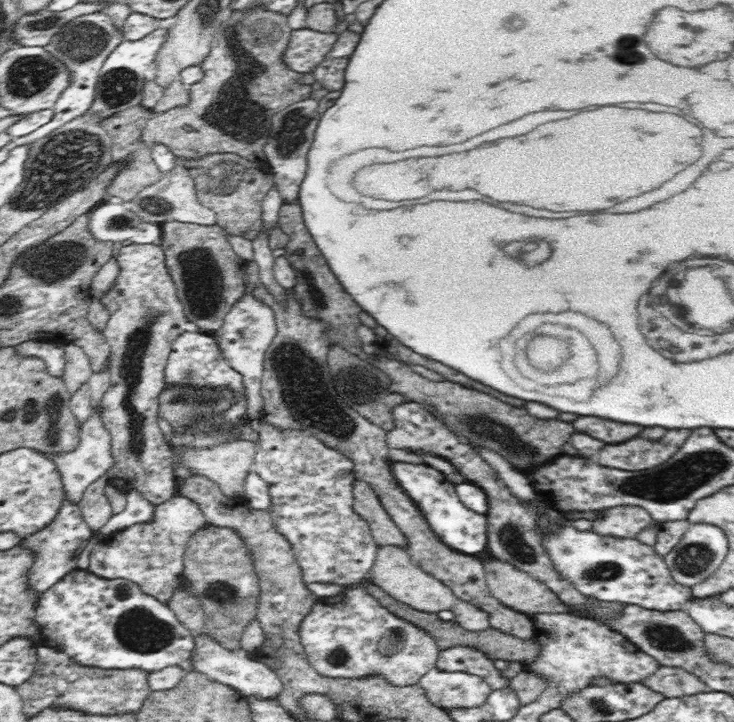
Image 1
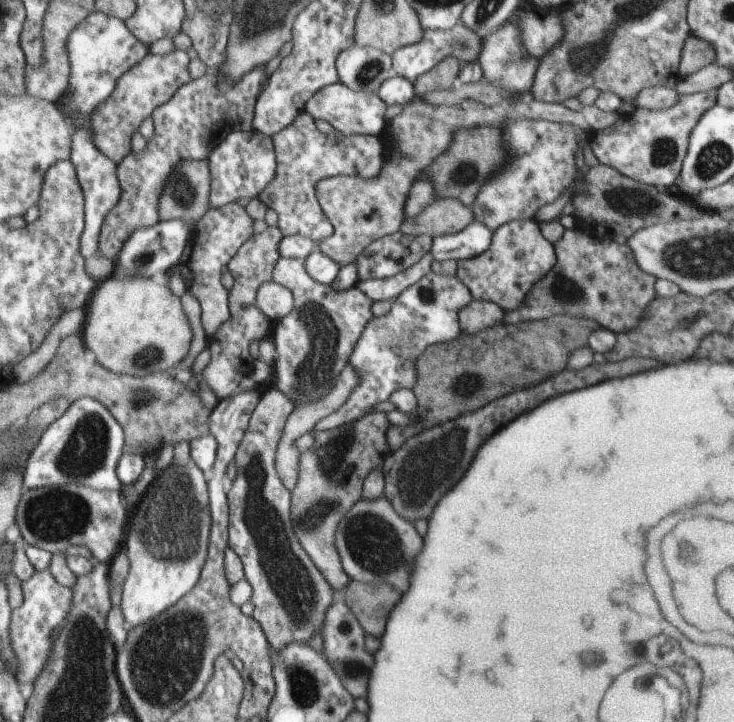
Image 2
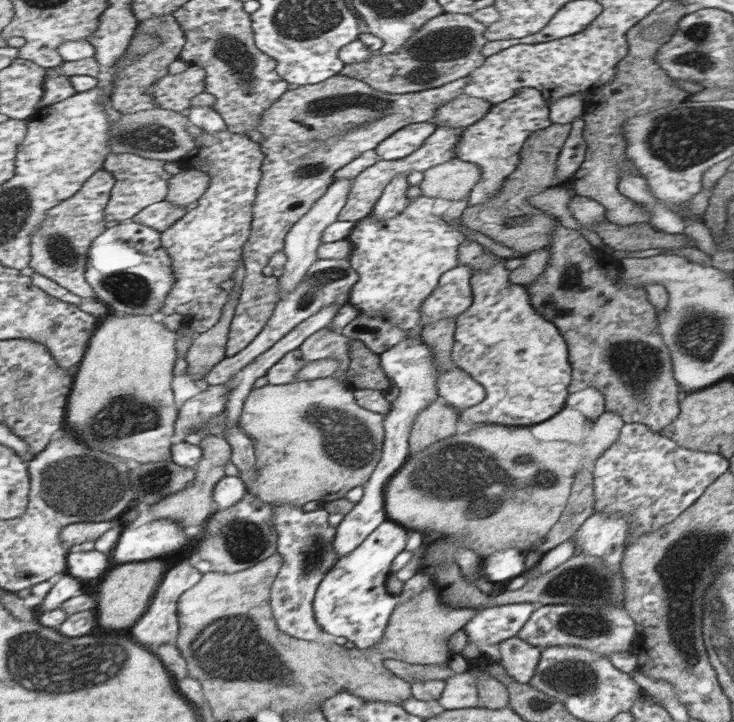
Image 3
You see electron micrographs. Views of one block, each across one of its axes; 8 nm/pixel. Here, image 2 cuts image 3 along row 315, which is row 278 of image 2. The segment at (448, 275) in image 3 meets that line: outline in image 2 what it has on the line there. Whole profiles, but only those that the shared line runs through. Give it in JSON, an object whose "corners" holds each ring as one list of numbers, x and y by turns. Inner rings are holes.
{"corners":[[429,272,415,284,407,288,403,296,391,302,391,310,383,318,371,320,367,332,351,356,351,366,359,372,361,382,349,396,349,400,331,416,319,420,315,428,335,428,343,424,351,424,351,420,359,420,359,416,367,416,371,408,379,408,379,404,387,404,399,388,413,388,419,384,419,372,415,372,415,364,419,364,419,356,423,350,441,342,455,340,461,334,459,312,463,306,471,304,471,288,459,276,441,276]]}

